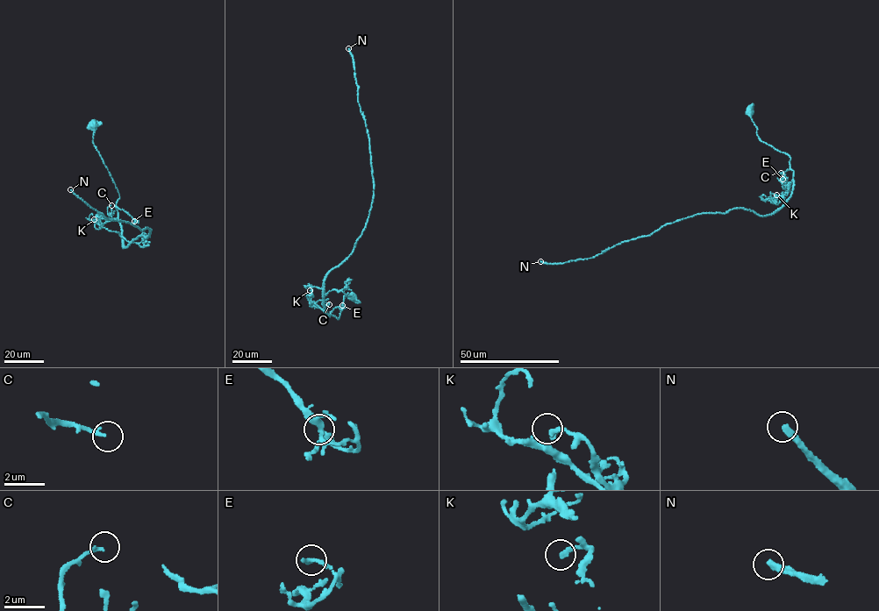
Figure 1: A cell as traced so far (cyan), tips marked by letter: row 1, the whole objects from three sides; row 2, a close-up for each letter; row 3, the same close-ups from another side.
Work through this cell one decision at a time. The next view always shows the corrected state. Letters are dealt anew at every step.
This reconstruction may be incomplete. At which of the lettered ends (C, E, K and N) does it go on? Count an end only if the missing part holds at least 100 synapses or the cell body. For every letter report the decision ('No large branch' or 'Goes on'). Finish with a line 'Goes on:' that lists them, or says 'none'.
C: No large branch
E: No large branch
K: No large branch
N: Goes on
Goes on: N

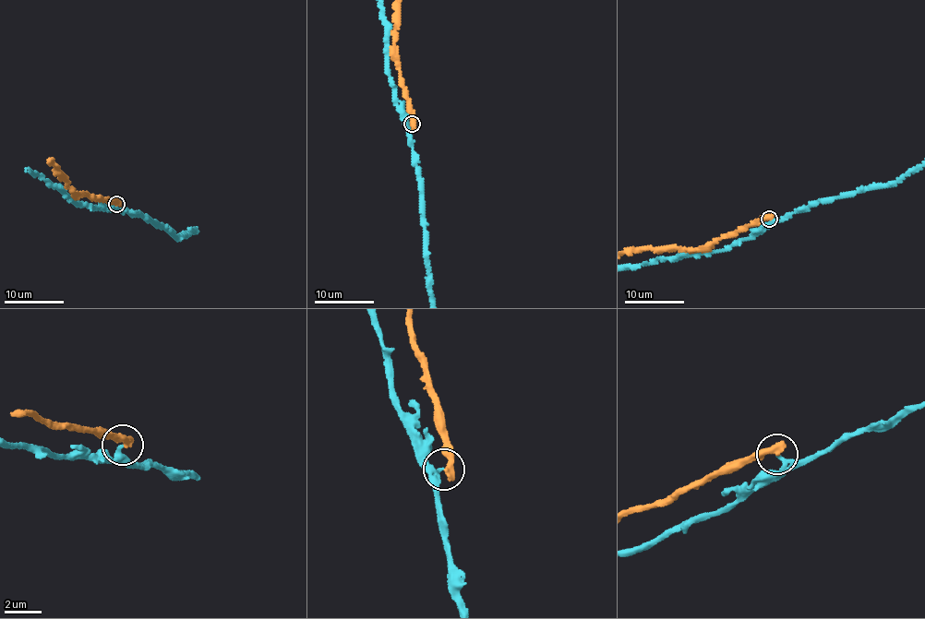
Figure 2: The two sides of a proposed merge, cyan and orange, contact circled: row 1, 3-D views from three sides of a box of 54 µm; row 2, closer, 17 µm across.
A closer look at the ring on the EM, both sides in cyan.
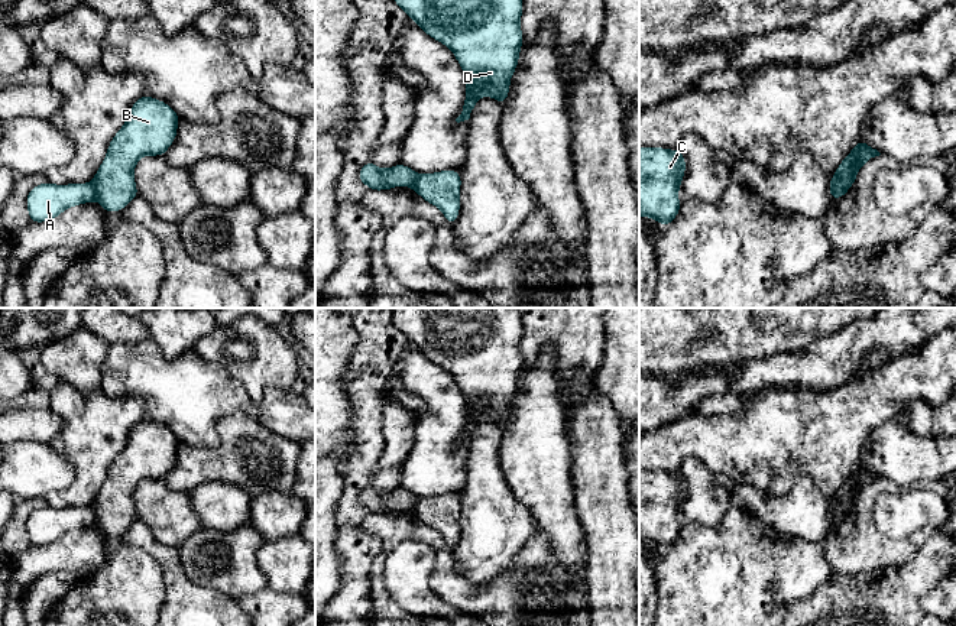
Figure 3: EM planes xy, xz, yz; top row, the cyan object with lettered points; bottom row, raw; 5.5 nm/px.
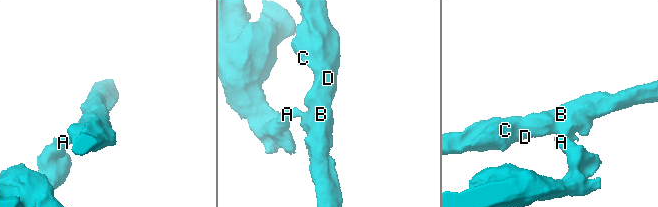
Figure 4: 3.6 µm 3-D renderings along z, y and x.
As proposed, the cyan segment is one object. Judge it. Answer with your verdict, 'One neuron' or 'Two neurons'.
Two neurons

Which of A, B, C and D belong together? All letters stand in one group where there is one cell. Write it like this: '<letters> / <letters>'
A / B C D

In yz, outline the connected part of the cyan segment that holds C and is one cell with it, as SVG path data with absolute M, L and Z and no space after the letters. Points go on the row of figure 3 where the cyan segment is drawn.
M639 149L639 217L651 217L664 227L670 226L678 211L678 189L686 173L686 159L680 149Z

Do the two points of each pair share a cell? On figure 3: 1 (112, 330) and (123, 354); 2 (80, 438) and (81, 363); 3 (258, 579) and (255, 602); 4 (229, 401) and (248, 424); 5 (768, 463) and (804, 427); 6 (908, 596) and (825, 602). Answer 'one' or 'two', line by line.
1: two
2: two
3: two
4: two
5: one
6: one

